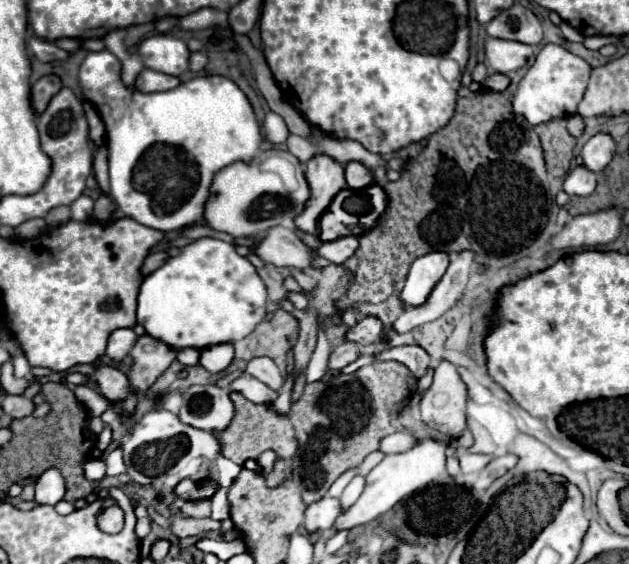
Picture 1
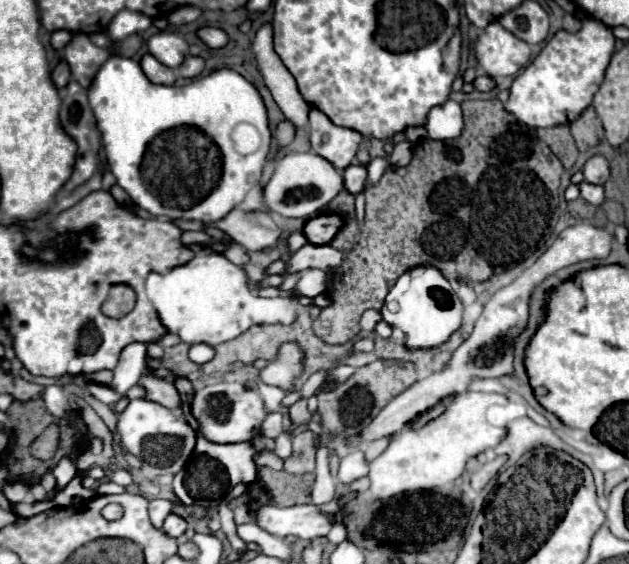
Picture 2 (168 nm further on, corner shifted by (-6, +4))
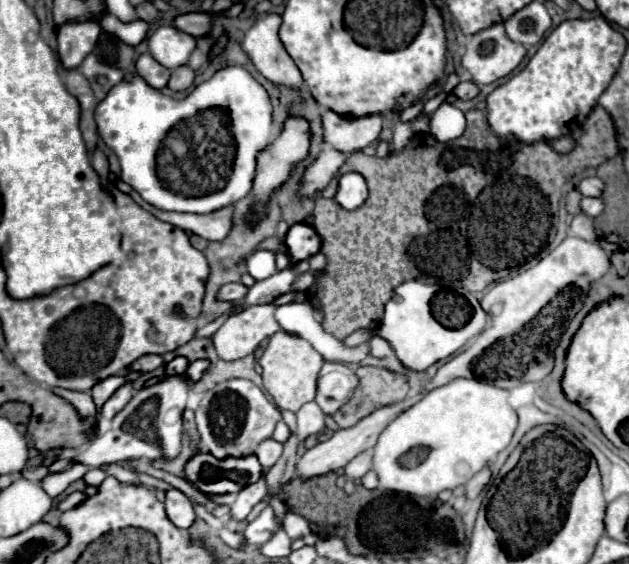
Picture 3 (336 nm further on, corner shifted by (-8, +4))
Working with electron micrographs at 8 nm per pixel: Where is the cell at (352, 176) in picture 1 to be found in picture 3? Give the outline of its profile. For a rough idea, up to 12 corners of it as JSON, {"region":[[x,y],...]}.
{"region":[[362,175],[340,177],[334,197],[340,207],[354,211],[364,205],[368,187]]}

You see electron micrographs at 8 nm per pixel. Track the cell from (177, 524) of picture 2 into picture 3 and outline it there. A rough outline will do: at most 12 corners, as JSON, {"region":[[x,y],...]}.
{"region":[[182,491],[166,493],[166,513],[176,527],[188,529],[196,519]]}

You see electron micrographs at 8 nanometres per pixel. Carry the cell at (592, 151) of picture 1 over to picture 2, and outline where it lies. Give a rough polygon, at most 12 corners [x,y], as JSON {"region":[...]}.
{"region":[[604,155],[584,165],[584,181],[604,185],[610,165]]}

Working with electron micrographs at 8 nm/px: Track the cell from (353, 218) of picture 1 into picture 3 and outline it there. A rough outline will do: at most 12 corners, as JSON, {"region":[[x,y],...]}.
{"region":[[306,223],[288,229],[284,245],[292,261],[318,253],[320,237]]}

